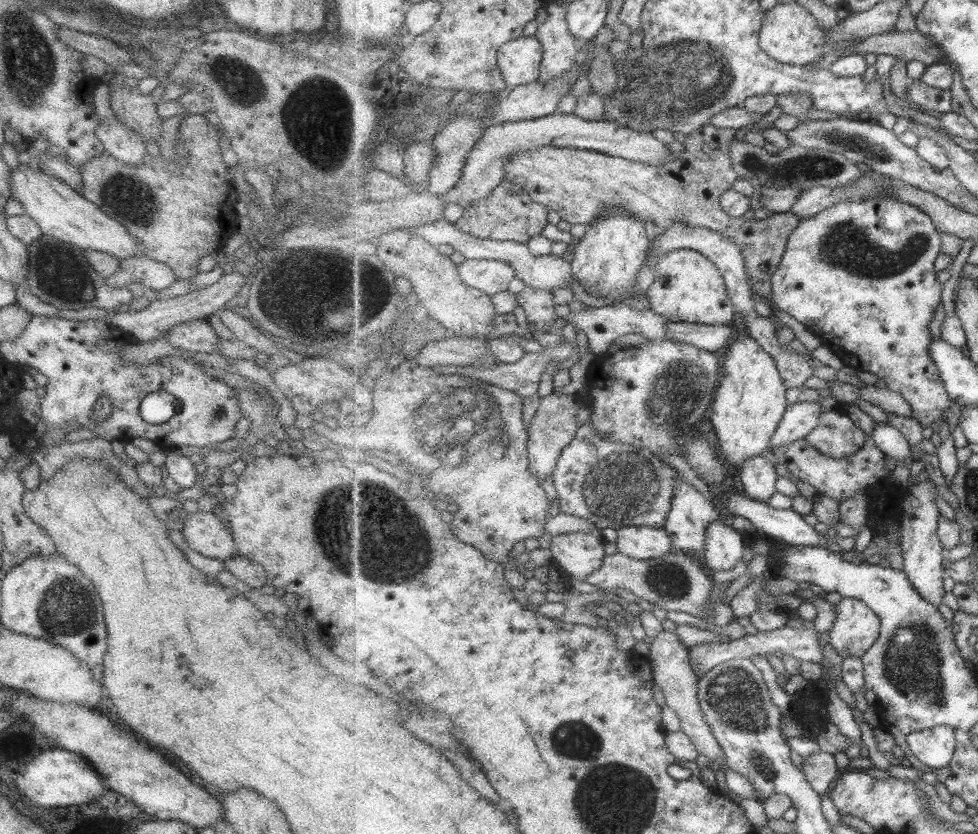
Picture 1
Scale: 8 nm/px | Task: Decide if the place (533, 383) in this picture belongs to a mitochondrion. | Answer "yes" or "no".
no

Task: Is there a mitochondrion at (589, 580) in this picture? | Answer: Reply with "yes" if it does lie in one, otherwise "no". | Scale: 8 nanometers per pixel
no

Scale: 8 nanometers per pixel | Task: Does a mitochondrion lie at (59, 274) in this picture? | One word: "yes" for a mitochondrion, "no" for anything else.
yes

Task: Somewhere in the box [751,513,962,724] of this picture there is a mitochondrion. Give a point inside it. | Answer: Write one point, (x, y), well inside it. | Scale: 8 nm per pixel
(911, 661)

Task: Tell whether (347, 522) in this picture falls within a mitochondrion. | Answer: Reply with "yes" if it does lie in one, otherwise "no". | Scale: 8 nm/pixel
yes

